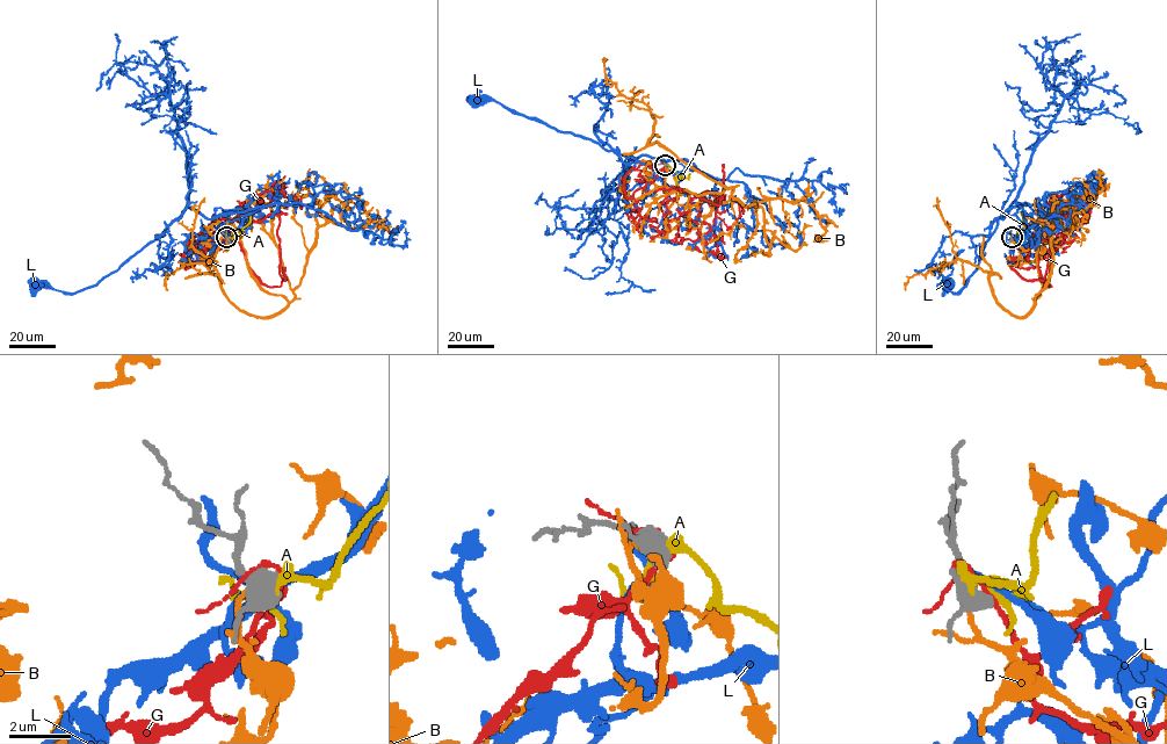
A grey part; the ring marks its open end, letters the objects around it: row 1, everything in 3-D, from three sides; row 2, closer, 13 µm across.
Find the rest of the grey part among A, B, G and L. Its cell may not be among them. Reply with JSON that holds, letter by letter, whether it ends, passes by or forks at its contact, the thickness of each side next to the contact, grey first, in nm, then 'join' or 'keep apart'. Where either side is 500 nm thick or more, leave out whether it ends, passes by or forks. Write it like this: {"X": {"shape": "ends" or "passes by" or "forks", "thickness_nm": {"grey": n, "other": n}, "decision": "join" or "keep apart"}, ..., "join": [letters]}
{"A": {"thickness_nm": {"grey": 550, "other": 300}, "decision": "keep apart"}, "B": {"thickness_nm": {"grey": 600, "other": 140}, "decision": "keep apart"}, "G": {"shape": "passes by", "thickness_nm": {"grey": 460, "other": 150}, "decision": "keep apart"}, "L": {"shape": "ends", "thickness_nm": {"grey": 420, "other": 170}, "decision": "join"}, "join": ["L"]}

